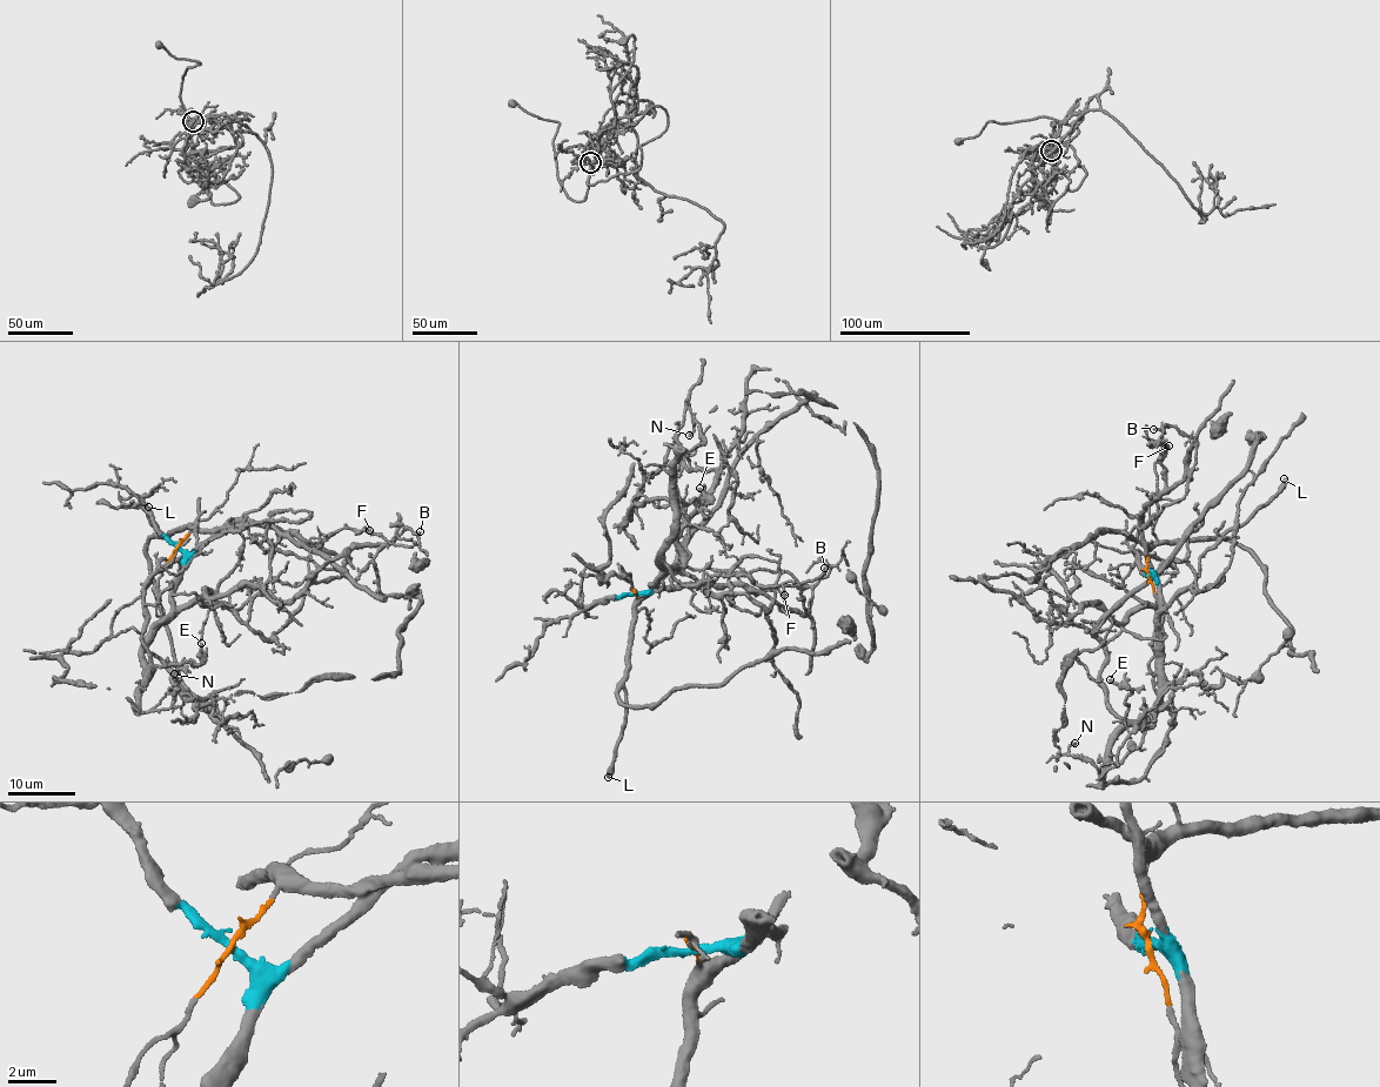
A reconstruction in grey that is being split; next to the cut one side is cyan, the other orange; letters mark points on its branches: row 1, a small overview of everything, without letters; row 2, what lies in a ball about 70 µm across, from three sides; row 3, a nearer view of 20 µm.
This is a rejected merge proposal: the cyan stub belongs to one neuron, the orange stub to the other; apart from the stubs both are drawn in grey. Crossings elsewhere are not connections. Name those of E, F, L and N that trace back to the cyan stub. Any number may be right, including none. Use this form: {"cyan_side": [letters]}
{"cyan_side": ["E", "F", "N"]}

